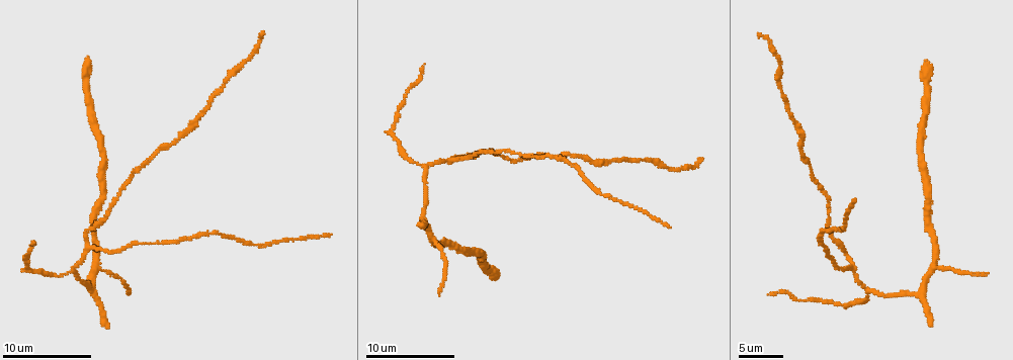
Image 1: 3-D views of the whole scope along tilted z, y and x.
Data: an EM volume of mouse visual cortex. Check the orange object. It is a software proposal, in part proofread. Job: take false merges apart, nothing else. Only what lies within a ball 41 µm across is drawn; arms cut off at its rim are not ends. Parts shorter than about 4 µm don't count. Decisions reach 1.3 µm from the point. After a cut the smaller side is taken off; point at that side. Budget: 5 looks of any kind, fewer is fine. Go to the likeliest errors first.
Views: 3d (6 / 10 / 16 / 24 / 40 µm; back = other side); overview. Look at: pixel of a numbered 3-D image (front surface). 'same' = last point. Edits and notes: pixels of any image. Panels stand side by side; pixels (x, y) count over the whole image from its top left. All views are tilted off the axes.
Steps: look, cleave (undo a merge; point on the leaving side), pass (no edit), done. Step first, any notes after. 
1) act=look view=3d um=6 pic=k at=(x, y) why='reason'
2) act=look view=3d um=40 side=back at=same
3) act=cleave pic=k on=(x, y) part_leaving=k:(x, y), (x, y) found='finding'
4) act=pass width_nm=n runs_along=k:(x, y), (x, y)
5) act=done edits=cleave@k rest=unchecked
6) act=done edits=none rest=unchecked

act=look view=3d um=10 pic=1 at=(99, 267) why='three arms meet'

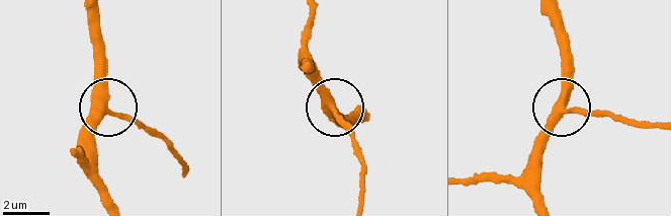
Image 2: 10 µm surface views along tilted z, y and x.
act=look view=3d um=6 pic=2 at=(330, 107)

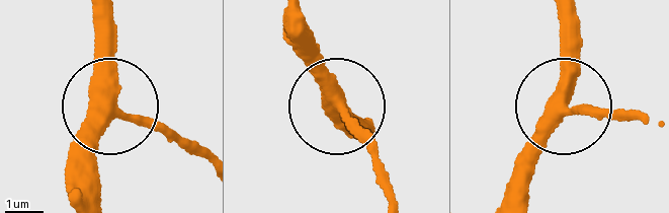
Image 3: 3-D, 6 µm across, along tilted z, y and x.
act=pass width_nm=350 runs_along=3:(503, 199), (560, 119), (609, 109) found='one neuron here'

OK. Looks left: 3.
act=look view=3d um=10 pic=1 at=(88, 246)

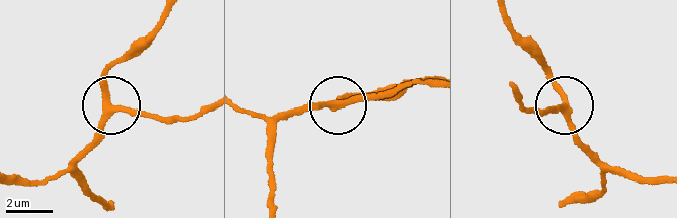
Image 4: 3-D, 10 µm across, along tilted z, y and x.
act=pass runs_along=4:(308, 107), (390, 98) found='one neuron here'

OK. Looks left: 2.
act=look view=3d um=16 pic=1 at=(664, 165) why='sudden change in width'

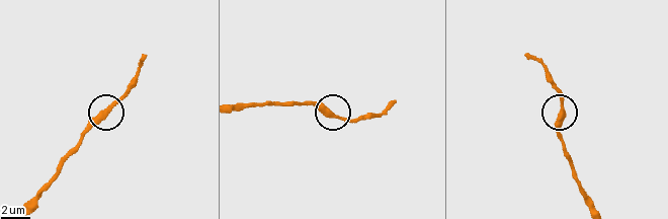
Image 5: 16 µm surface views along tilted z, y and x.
act=pass runs_along=5:(592, 209), (565, 145), (554, 81) found='continuous, no second neuron'

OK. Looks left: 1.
act=done edits=none rest=unchecked

